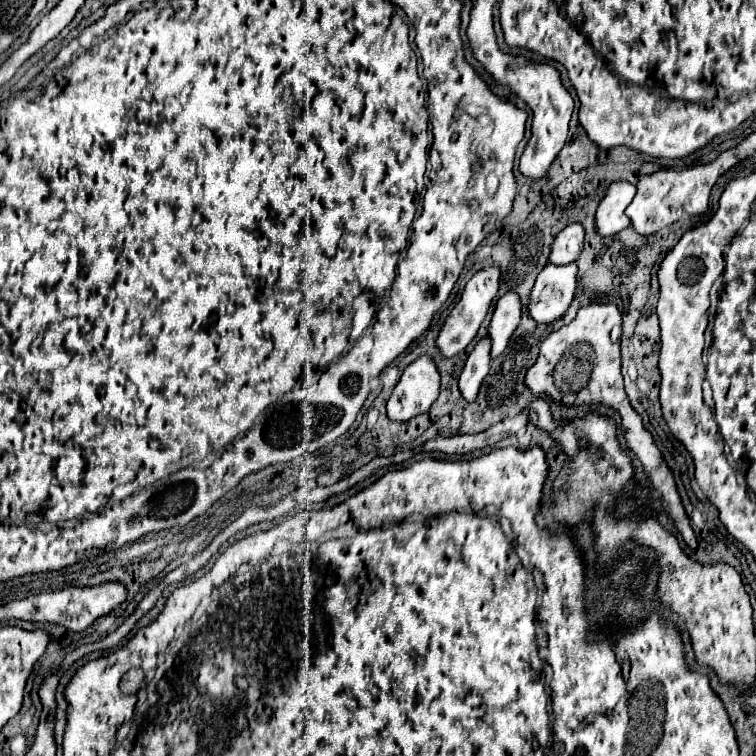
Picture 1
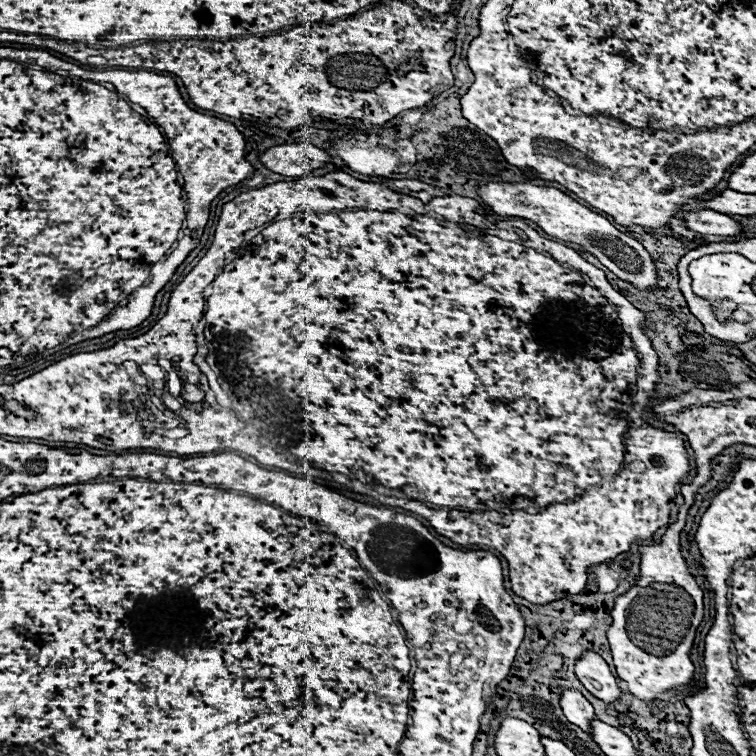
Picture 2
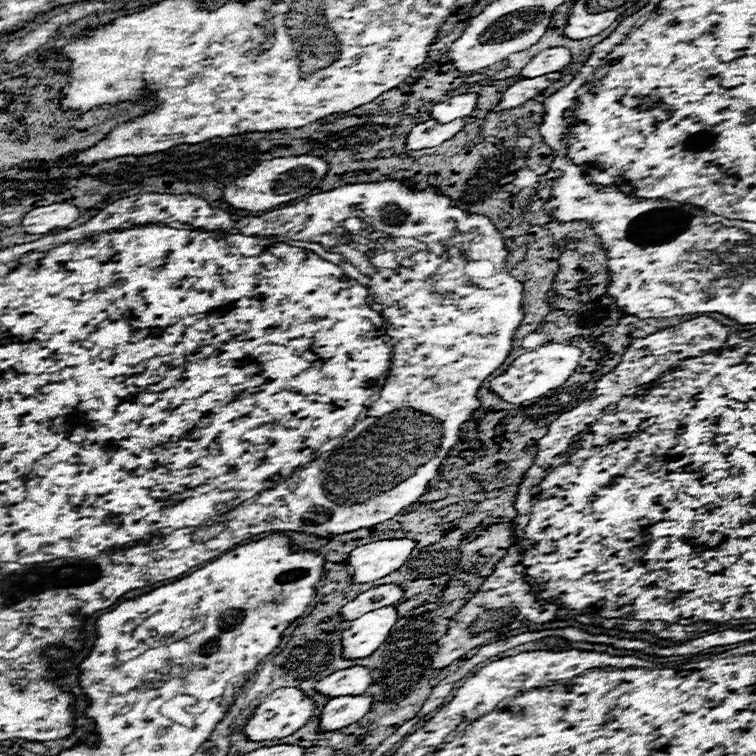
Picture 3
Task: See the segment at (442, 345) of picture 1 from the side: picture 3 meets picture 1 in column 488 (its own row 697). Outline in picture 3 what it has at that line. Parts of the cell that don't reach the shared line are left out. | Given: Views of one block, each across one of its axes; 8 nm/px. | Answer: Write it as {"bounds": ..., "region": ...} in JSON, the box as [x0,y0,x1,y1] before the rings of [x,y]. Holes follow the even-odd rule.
{"bounds":[242,688,314,742],"region":[[[280,688],[256,706],[242,730],[250,742],[286,738],[302,728],[314,710],[314,702],[298,688]]]}

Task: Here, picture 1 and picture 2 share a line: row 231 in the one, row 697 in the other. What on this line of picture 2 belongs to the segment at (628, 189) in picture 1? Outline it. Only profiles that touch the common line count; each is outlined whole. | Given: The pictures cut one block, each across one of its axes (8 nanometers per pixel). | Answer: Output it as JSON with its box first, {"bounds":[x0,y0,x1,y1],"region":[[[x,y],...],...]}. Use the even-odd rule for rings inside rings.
{"bounds":[576,652,622,704],"region":[[[594,652],[582,654],[582,658],[576,662],[576,676],[588,692],[606,704],[616,704],[622,696],[622,690],[618,688],[610,666]]]}

